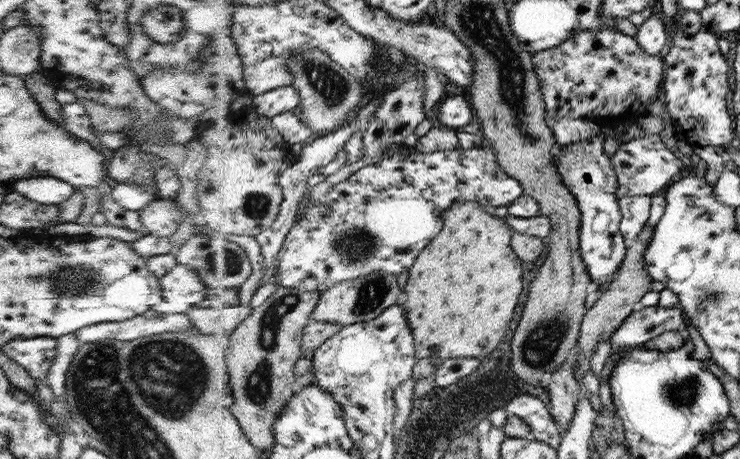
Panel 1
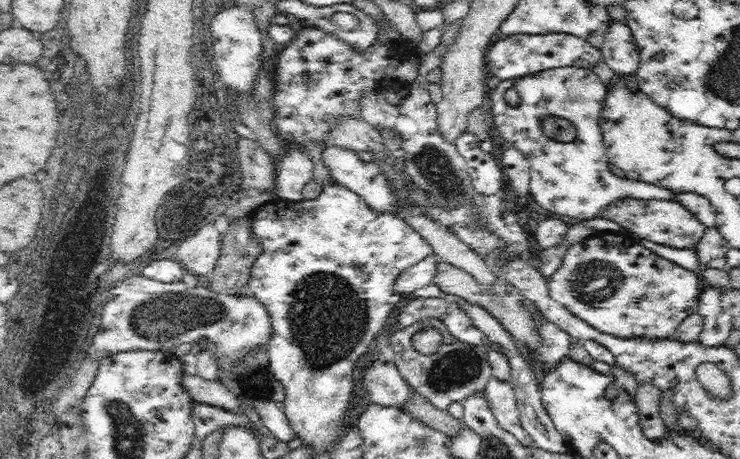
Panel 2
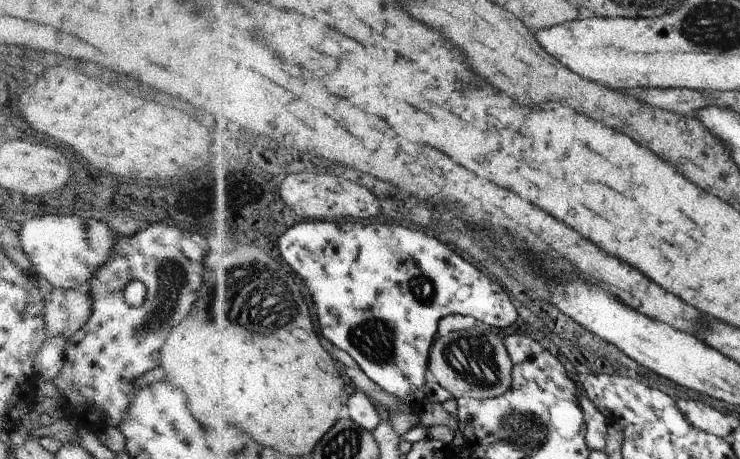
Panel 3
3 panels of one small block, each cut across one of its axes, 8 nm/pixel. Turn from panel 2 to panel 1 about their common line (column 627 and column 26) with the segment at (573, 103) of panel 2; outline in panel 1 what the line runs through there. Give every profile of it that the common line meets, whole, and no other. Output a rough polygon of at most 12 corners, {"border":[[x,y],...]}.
{"border":[[52,176],[14,181],[12,190],[59,206],[76,188]]}

